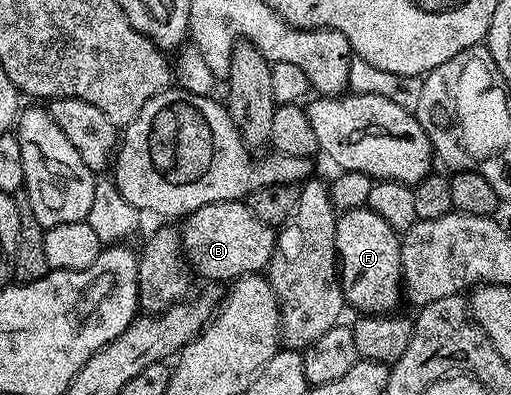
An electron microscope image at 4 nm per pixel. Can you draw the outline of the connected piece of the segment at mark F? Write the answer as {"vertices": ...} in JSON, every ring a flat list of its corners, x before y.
{"vertices":[[361,208,346,210,336,220,336,256,344,301,364,316,388,316,402,302,400,276,401,235,378,212]]}

